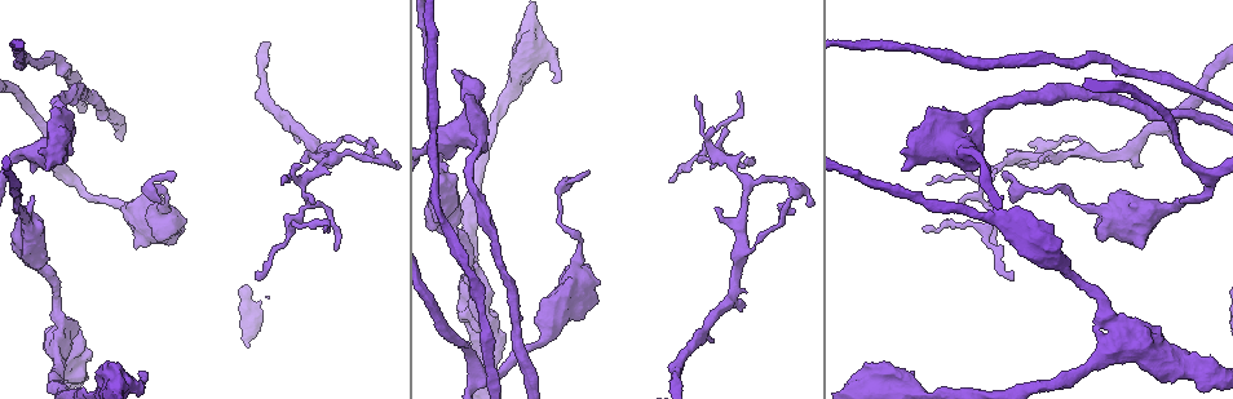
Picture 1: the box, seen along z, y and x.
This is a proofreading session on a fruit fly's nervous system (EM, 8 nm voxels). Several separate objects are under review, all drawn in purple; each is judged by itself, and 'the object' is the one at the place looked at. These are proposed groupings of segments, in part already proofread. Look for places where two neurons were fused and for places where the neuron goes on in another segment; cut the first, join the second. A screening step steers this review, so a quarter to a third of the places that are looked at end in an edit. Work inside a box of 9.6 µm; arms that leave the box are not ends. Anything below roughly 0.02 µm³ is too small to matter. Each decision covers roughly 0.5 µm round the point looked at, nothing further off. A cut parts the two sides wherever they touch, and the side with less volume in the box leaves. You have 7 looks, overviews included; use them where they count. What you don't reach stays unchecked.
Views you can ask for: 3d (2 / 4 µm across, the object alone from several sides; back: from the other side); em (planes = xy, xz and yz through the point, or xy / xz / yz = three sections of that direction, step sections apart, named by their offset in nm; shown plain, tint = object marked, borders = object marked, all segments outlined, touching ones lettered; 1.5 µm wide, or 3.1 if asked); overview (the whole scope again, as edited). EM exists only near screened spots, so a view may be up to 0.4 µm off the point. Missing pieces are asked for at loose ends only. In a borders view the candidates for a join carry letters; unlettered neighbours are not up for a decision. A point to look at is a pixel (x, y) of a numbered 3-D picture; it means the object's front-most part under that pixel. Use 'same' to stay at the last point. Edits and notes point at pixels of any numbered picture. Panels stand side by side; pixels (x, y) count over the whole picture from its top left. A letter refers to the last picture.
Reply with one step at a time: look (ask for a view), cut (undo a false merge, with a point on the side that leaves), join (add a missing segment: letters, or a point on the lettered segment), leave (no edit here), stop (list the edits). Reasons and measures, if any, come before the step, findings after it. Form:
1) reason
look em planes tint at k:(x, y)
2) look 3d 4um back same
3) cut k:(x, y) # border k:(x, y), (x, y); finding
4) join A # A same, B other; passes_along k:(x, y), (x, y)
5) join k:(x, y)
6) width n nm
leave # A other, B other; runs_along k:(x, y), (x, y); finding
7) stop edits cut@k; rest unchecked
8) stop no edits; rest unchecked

look em yz step 8 tint at 1:(696, 95)

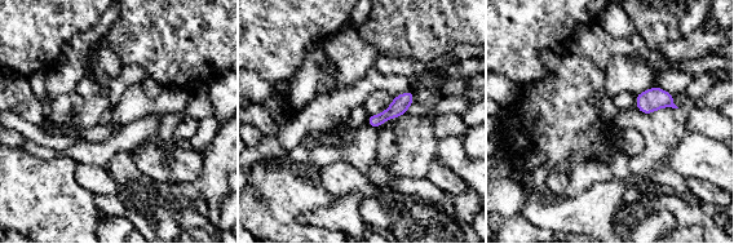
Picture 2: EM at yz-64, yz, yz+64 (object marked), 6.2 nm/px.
cut it another way
look em planes borders same

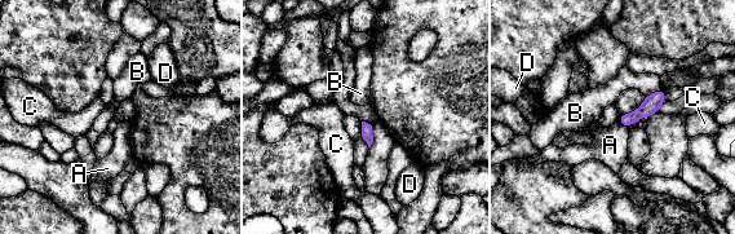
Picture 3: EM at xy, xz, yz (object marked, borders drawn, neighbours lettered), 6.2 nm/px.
width 70 nm
leave # A other, B other, C other, D other; none of them fits

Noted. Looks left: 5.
branch stops here
look em xz step 8 tint at 1:(1005, 173)

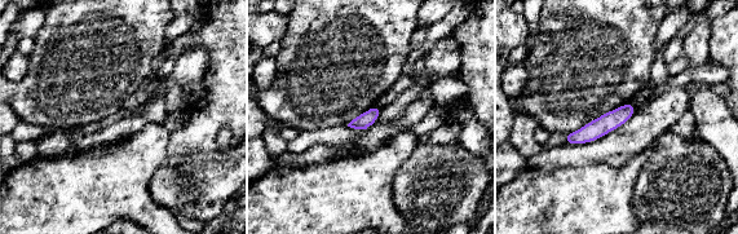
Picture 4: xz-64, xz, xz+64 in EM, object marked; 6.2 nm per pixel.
look em yz step 8 borders same

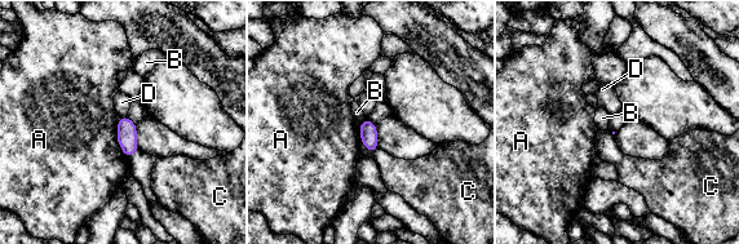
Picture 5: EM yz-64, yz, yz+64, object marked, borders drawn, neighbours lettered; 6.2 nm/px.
leave # A other, B other, C other, D other; border 5:(118, 116), (116, 142), (127, 159); none of them fits

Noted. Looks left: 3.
branch stops here
look em planes tint at 1:(1002, 197)

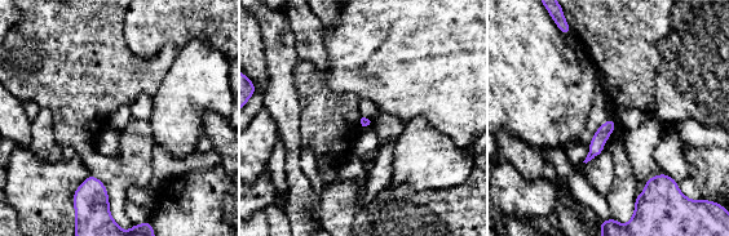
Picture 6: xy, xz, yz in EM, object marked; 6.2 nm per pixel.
look em planes borders same

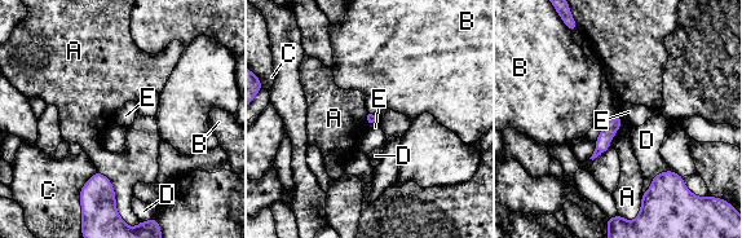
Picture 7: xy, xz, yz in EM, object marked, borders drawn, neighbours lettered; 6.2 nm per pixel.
longest_contact A 260 nm
leave # A other, B other, C other, D other, E other; runs_along 7:(617, 118), (597, 151); none of them fits

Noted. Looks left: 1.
stop no edits; rest unchecked

